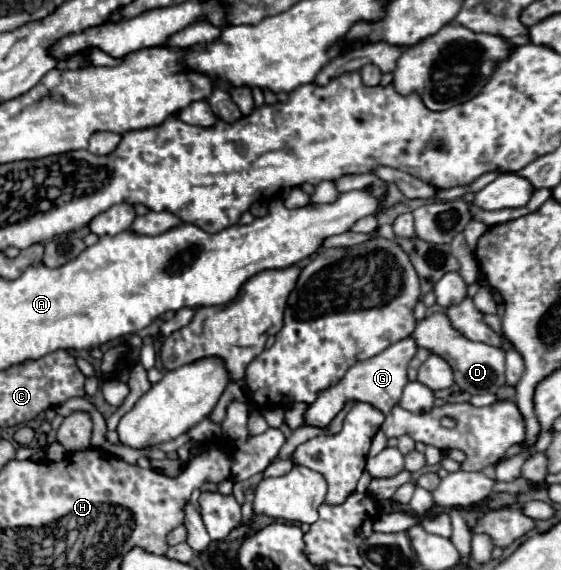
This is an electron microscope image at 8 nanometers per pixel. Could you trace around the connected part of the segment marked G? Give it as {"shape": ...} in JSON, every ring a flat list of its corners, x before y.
{"shape":[[403,338,395,344,391,344,389,348,385,348,381,354,363,360,355,366,351,366,347,370,347,374,343,376,343,380,339,380,337,384,333,384,331,388,325,388,323,392,319,392,319,396,315,398,315,402,311,402,303,414,303,426,317,426,317,428,327,428,331,424,331,420,345,408,347,402,367,402,371,406,375,406,377,410,381,410,383,414,391,412,391,408,399,402,401,392,405,388,407,380,407,368,409,368,409,360,415,356,417,352,417,344,411,338]]}

